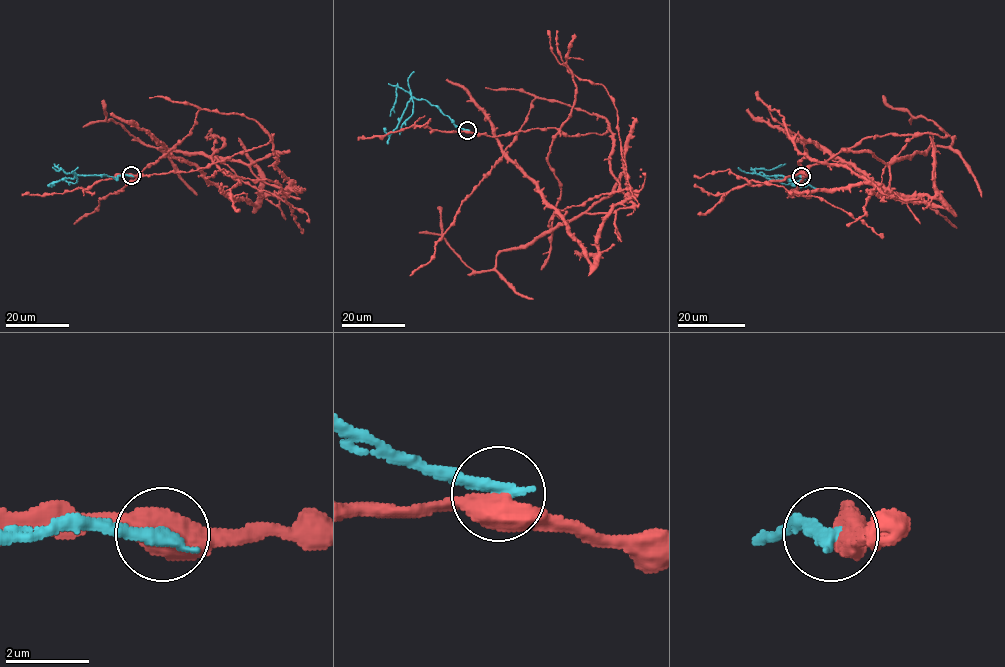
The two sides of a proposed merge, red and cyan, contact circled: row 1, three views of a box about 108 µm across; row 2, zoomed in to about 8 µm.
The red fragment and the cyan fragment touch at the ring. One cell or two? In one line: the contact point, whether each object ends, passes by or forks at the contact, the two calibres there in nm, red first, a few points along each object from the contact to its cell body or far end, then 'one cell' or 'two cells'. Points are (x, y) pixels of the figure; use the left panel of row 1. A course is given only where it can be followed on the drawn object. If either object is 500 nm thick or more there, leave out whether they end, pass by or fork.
place (131, 175); calibres 550 and 360 nm; course red (131, 175), (271, 139), (205, 109), (169, 151), (227, 196), (290, 196), (216, 137), (240, 184), (221, 182); course cyan (131, 175), (77, 175), (57, 181), (51, 186); two cells

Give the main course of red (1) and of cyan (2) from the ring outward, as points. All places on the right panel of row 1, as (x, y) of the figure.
1: (801, 176), (804, 140), (766, 105), (898, 199), (944, 205), (880, 197), (912, 135), (724, 194), (695, 183)
2: (801, 176), (787, 178), (765, 176), (769, 179), (803, 182), (815, 188)

